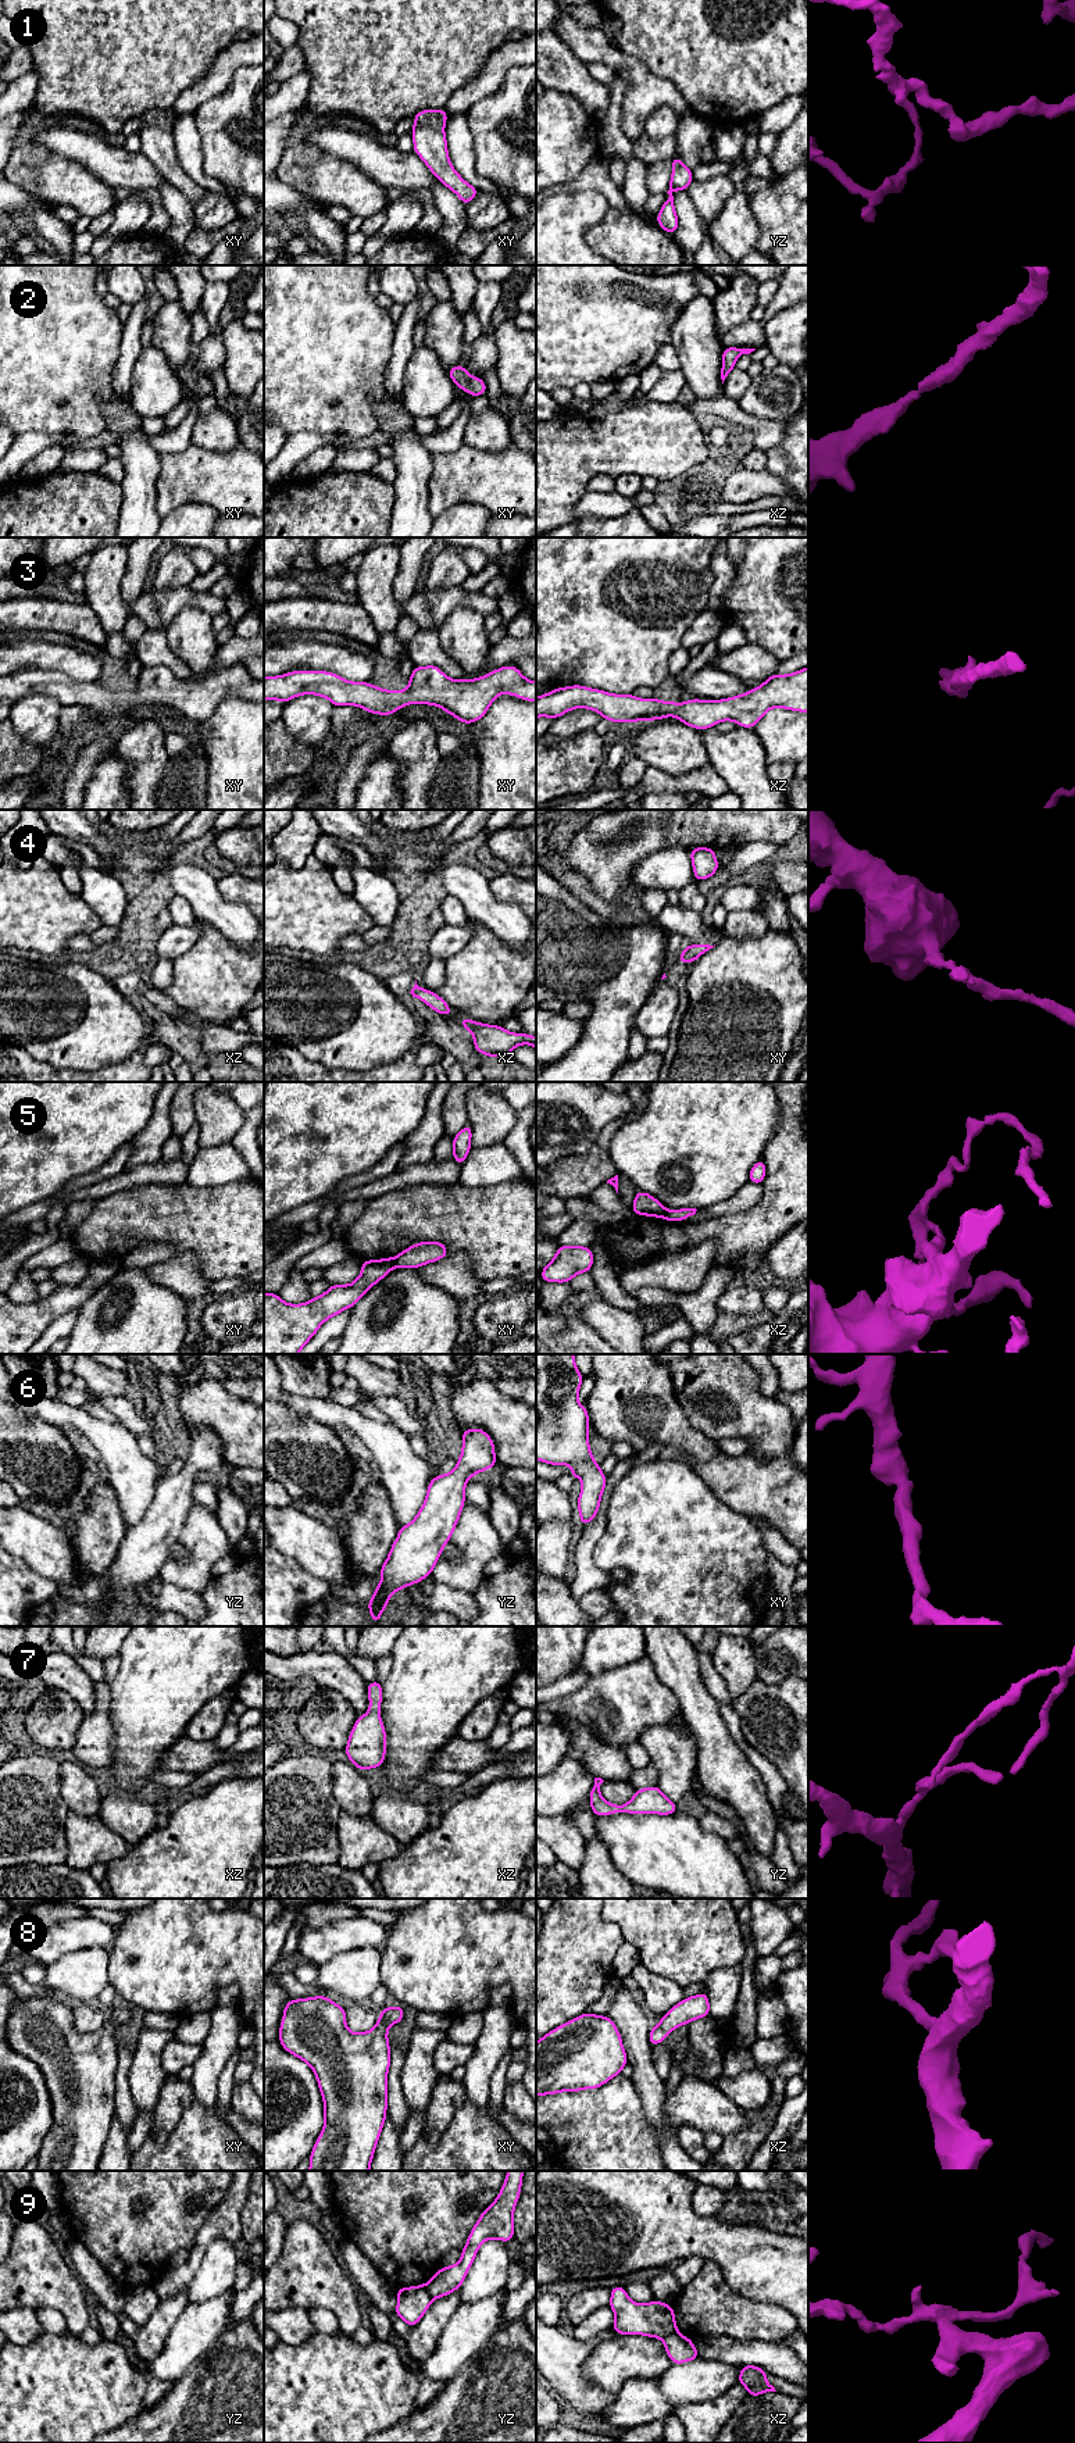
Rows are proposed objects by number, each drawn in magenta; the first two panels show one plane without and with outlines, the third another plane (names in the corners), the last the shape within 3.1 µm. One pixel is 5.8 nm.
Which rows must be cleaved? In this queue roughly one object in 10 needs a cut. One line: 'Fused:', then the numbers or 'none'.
Fused: 5, 9

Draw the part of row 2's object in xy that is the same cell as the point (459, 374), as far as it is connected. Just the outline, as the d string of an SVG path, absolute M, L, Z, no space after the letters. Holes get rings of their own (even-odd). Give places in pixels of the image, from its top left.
M458 364L447 369L449 376L453 379L457 387L468 392L472 397L488 393L488 387L482 378L471 376L462 364Z

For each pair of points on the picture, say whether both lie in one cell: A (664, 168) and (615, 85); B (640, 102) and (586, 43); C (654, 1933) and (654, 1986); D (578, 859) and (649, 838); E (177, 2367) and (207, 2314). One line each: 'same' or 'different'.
A: different
B: same
C: different
D: same
E: same

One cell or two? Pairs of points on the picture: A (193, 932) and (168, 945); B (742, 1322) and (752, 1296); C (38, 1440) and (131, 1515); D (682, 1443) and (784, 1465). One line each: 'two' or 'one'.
A: one
B: two
C: two
D: one

